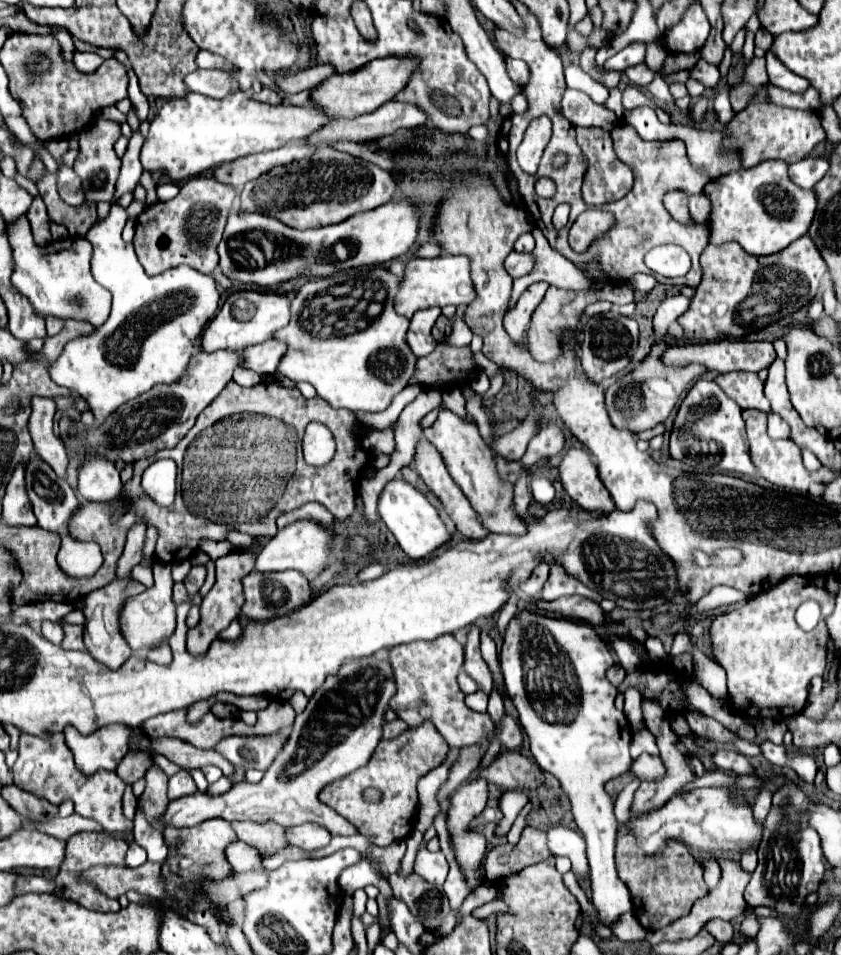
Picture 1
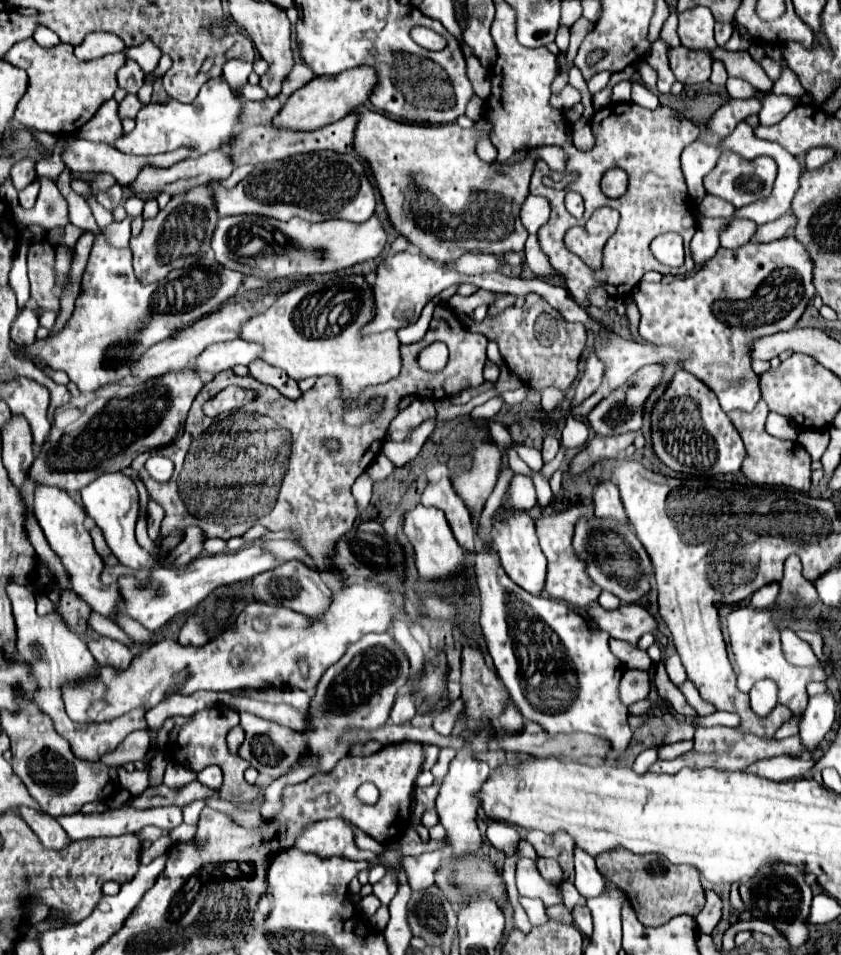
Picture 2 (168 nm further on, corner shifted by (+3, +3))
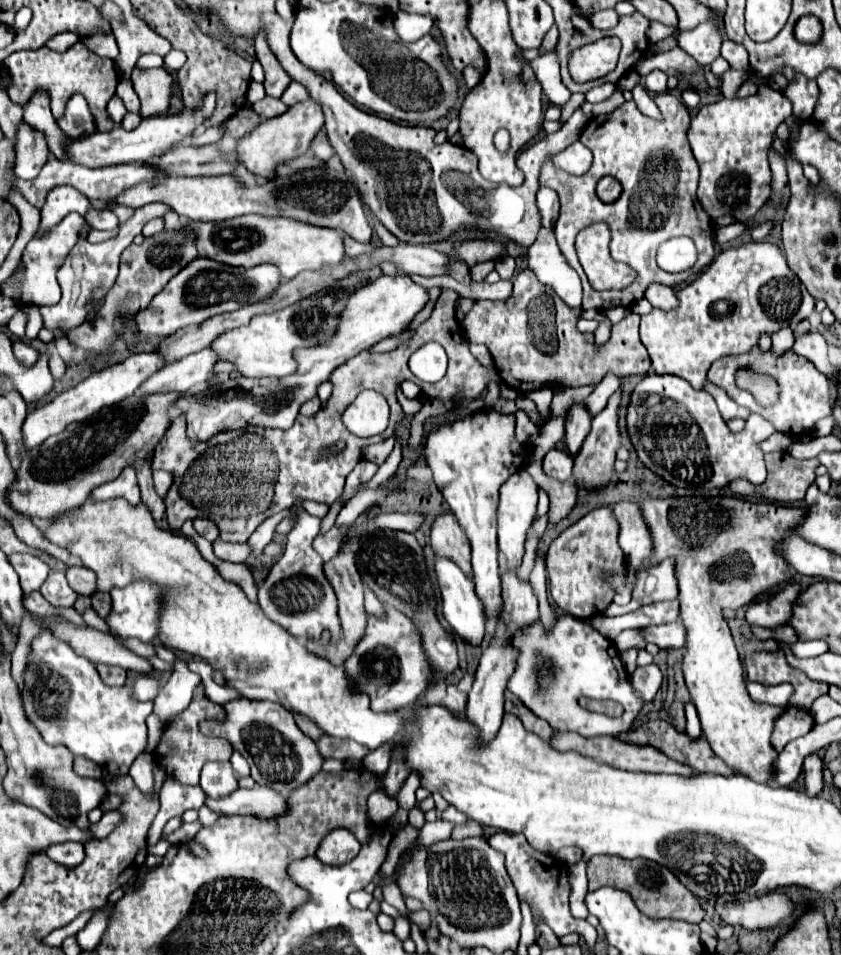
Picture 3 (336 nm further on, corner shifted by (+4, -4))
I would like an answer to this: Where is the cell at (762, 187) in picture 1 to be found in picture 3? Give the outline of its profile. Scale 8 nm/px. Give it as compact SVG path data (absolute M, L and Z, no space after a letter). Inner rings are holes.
M760 84L758 92L748 98L734 98L734 100L718 100L714 104L702 106L698 114L690 120L688 128L688 140L692 146L692 152L696 154L696 162L700 166L700 186L698 186L698 198L702 208L708 212L712 220L720 216L732 216L738 222L748 222L768 200L770 196L770 162L768 162L768 152L772 148L774 132L784 118L792 116L792 104L788 98L784 98L782 92L772 90L768 84Z

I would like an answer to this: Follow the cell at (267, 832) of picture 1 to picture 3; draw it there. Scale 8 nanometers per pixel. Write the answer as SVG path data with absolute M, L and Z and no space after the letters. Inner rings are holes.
M198 684L196 690L194 690L194 698L192 698L190 706L168 722L168 726L166 726L164 732L162 732L160 744L156 746L154 758L156 758L158 766L160 766L168 776L172 776L174 780L178 780L180 784L198 785L201 770L206 762L210 762L210 760L226 762L226 760L230 760L230 756L232 756L232 746L230 746L228 740L224 740L224 738L214 738L214 736L208 738L208 736L200 734L198 722L204 720L204 718L224 718L224 710L222 710L220 704L210 702L210 700L206 698L206 694L204 694L204 686Z

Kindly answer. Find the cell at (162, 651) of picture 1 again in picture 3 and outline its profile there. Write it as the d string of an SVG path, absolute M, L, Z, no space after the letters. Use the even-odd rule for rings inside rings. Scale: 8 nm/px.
M96 592L92 596L92 608L98 612L98 616L108 616L108 610L112 608L112 602L110 602L110 594L104 594L104 592Z

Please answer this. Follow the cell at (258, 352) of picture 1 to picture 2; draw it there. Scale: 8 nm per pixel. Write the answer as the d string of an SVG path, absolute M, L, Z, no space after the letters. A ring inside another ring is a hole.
M235 339L233 343L217 343L201 355L201 359L195 359L193 367L201 371L201 375L217 375L219 371L233 369L235 365L251 365L253 361L261 359L263 347L259 343Z

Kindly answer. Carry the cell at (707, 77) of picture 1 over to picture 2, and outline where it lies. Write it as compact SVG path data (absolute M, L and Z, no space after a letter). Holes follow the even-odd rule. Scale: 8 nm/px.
M677 47L669 51L669 63L677 81L683 85L697 85L709 81L713 59L707 55L707 51Z

